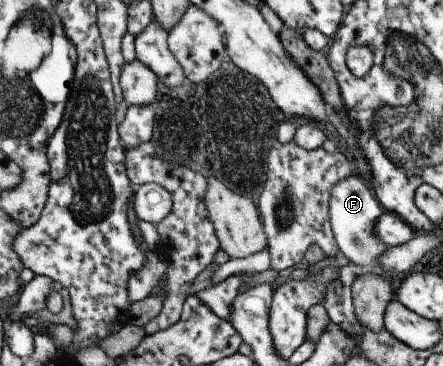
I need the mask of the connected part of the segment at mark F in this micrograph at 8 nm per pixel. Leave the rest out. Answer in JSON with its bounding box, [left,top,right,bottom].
[329,175,395,283]

